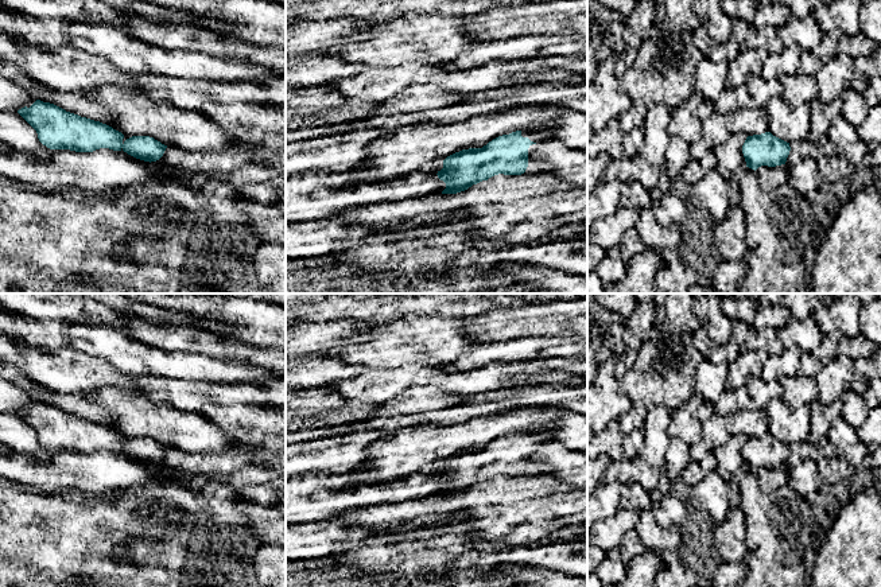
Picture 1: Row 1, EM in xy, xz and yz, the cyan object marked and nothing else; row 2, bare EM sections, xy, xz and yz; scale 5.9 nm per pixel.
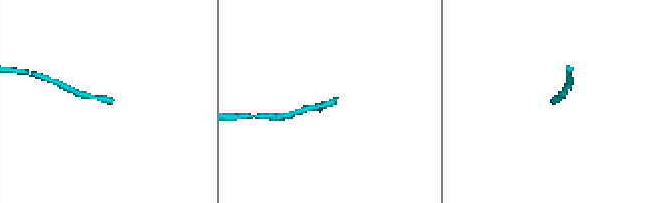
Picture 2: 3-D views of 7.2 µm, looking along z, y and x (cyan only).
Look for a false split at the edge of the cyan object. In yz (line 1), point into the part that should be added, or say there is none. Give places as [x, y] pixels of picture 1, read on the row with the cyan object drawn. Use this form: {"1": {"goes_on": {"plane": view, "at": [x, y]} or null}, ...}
{"1": {"goes_on": null}}

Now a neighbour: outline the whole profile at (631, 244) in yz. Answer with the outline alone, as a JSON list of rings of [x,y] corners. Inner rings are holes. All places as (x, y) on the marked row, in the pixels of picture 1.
[[[636,228],[628,229],[618,244],[622,260],[628,263],[633,256],[647,249]]]

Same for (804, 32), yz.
[[[814,15],[807,18],[791,16],[788,22],[776,30],[784,46],[797,46],[800,50],[814,51],[820,43],[823,32],[818,27]]]

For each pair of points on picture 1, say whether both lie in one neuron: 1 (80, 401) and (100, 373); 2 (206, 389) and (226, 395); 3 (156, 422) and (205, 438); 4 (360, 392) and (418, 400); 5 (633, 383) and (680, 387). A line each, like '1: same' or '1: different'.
1: different
2: same
3: same
4: different
5: same

